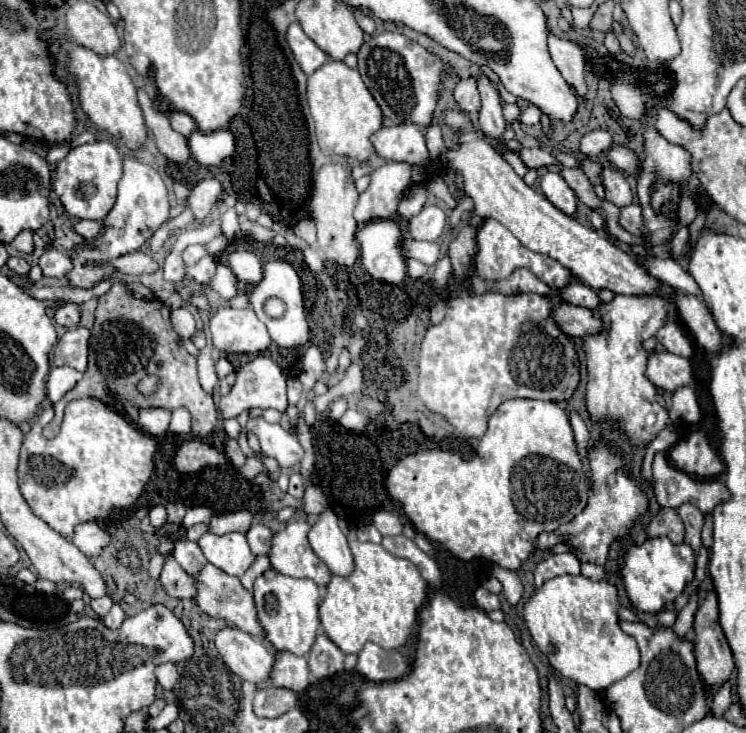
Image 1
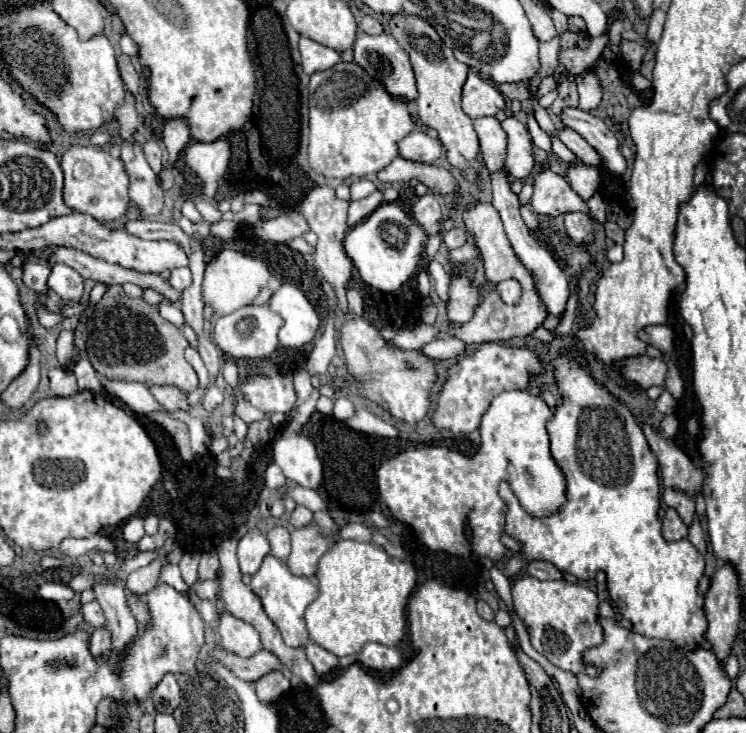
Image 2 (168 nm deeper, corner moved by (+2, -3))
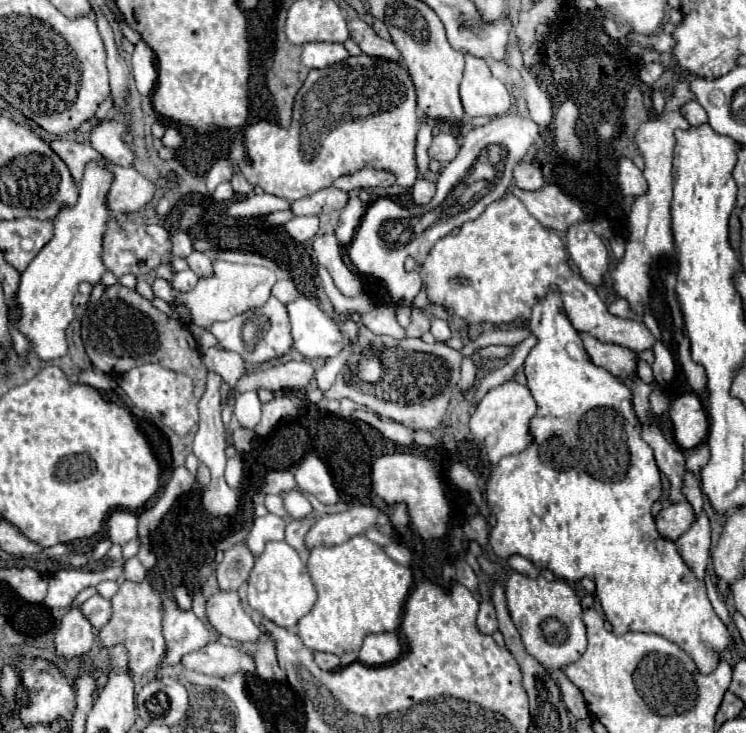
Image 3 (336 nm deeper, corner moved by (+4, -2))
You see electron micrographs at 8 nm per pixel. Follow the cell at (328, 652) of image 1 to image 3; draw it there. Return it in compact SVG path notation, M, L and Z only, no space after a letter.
M315 653L315 663L323 669L323 671L333 671L339 667L339 657L331 655L331 653Z

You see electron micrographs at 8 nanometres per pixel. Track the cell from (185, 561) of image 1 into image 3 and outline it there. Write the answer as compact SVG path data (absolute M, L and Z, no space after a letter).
M183 583L177 585L177 587L173 589L173 595L175 595L179 607L191 609L191 593L189 593L189 587L187 587L187 585L183 585Z

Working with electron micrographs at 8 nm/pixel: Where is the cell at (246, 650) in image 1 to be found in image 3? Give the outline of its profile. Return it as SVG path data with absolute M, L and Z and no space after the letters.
M217 591L211 595L207 599L207 619L217 629L217 633L233 641L255 643L261 637L259 625L255 625L249 613L243 611L235 591Z

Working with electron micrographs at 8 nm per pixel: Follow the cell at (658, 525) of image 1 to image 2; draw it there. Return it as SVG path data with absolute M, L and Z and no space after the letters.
M669 508L663 516L663 538L669 542L681 540L687 536L687 530L689 530L689 526L681 520L681 516L673 508Z

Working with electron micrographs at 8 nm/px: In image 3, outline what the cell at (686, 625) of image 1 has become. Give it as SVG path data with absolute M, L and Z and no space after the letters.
M701 513L701 517L693 523L693 527L685 535L681 535L681 539L677 539L675 543L679 547L683 561L691 567L691 571L697 575L697 579L705 581L705 569L707 569L709 547L711 547L707 515Z

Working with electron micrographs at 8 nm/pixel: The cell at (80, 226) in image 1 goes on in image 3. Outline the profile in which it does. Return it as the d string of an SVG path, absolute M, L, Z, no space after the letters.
M193 251L189 257L185 257L187 265L191 271L195 271L197 275L209 275L211 273L211 259L209 255L201 253L201 251Z

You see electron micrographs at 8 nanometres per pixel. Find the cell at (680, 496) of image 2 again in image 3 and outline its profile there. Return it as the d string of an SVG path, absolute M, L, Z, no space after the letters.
M653 421L651 425L643 425L643 439L653 447L657 467L669 481L669 489L667 489L669 501L671 503L685 501L685 495L683 495L685 457L679 451L681 447L677 447L675 443L669 443L669 441L663 439L663 435L661 435L661 431L657 427L657 421Z

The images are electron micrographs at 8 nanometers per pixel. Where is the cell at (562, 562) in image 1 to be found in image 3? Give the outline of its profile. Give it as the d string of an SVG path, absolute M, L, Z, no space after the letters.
M513 555L513 557L509 557L509 565L511 565L511 569L515 569L521 575L527 575L527 577L533 577L533 579L539 577L539 569L525 557Z

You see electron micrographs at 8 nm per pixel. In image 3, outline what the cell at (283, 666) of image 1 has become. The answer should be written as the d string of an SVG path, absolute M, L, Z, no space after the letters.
M211 641L199 651L185 655L181 663L187 669L217 677L227 677L239 671L255 673L255 659L247 649L237 645L221 645L217 641Z

